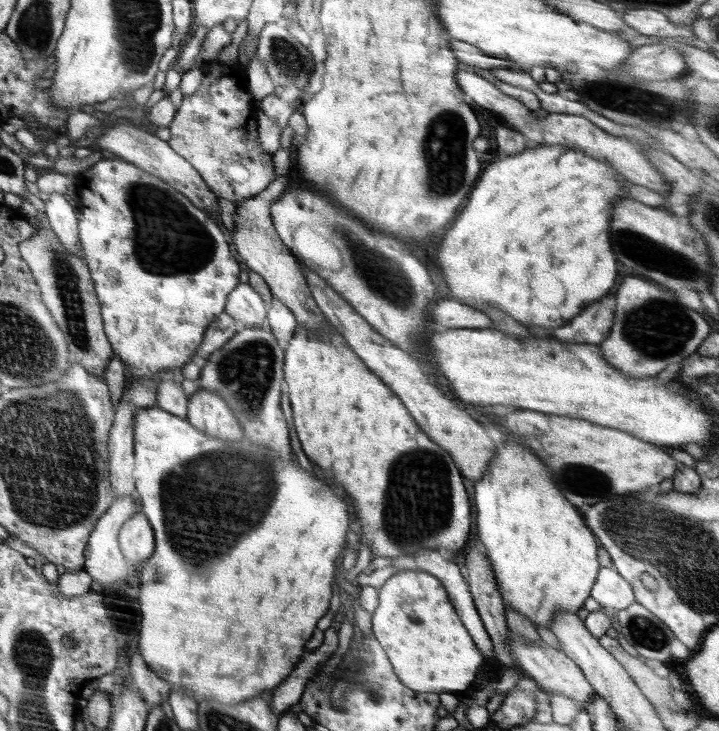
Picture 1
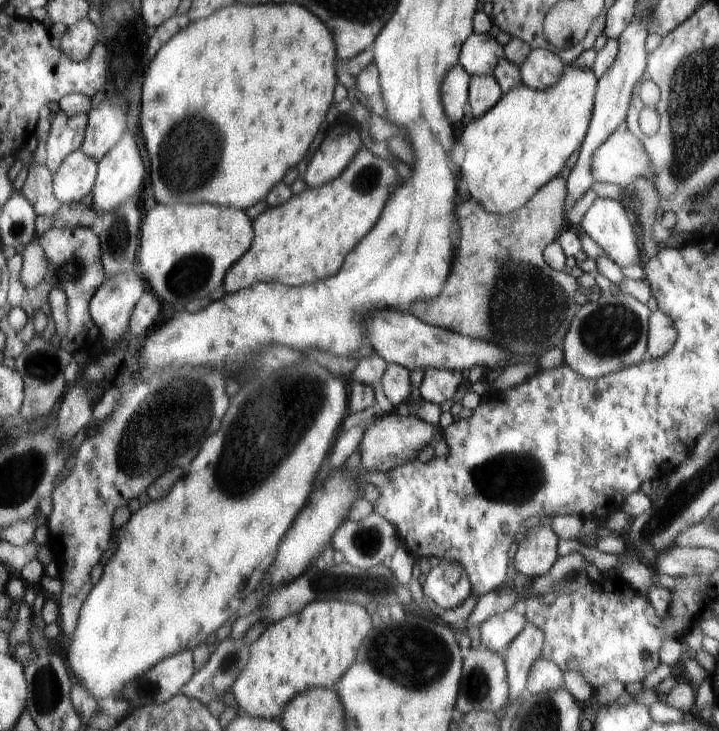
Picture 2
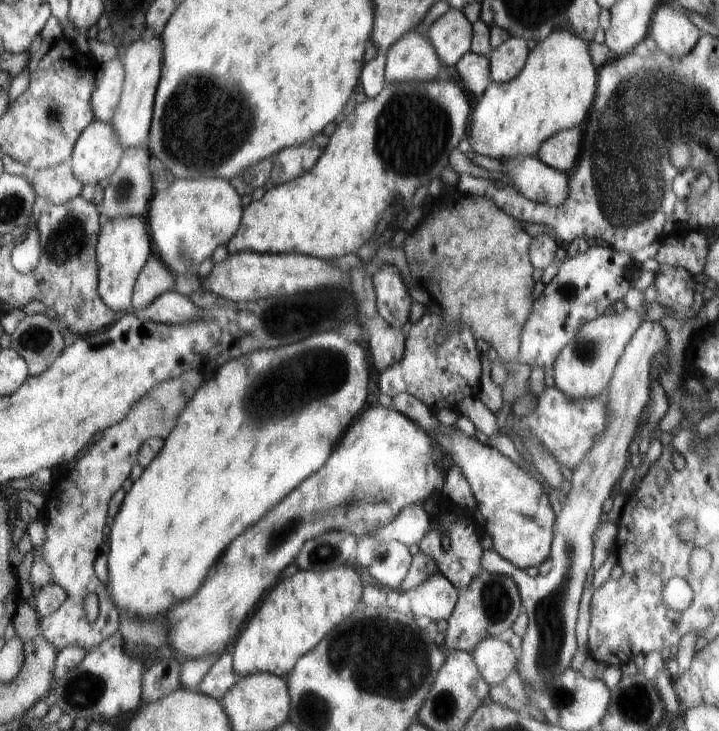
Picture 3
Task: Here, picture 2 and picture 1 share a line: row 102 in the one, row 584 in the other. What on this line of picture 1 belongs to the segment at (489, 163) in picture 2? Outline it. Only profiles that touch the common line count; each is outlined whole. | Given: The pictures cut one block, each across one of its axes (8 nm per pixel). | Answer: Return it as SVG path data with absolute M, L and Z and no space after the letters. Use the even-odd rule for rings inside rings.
M512 438L505 440L502 445L503 448L496 448L484 476L474 486L478 540L492 565L505 608L509 606L518 614L523 614L532 620L536 628L550 628L557 610L577 613L584 600L591 596L590 590L593 590L597 580L596 574L600 574L602 568L596 558L597 536L585 523L582 509L558 492L545 461L538 460Z

